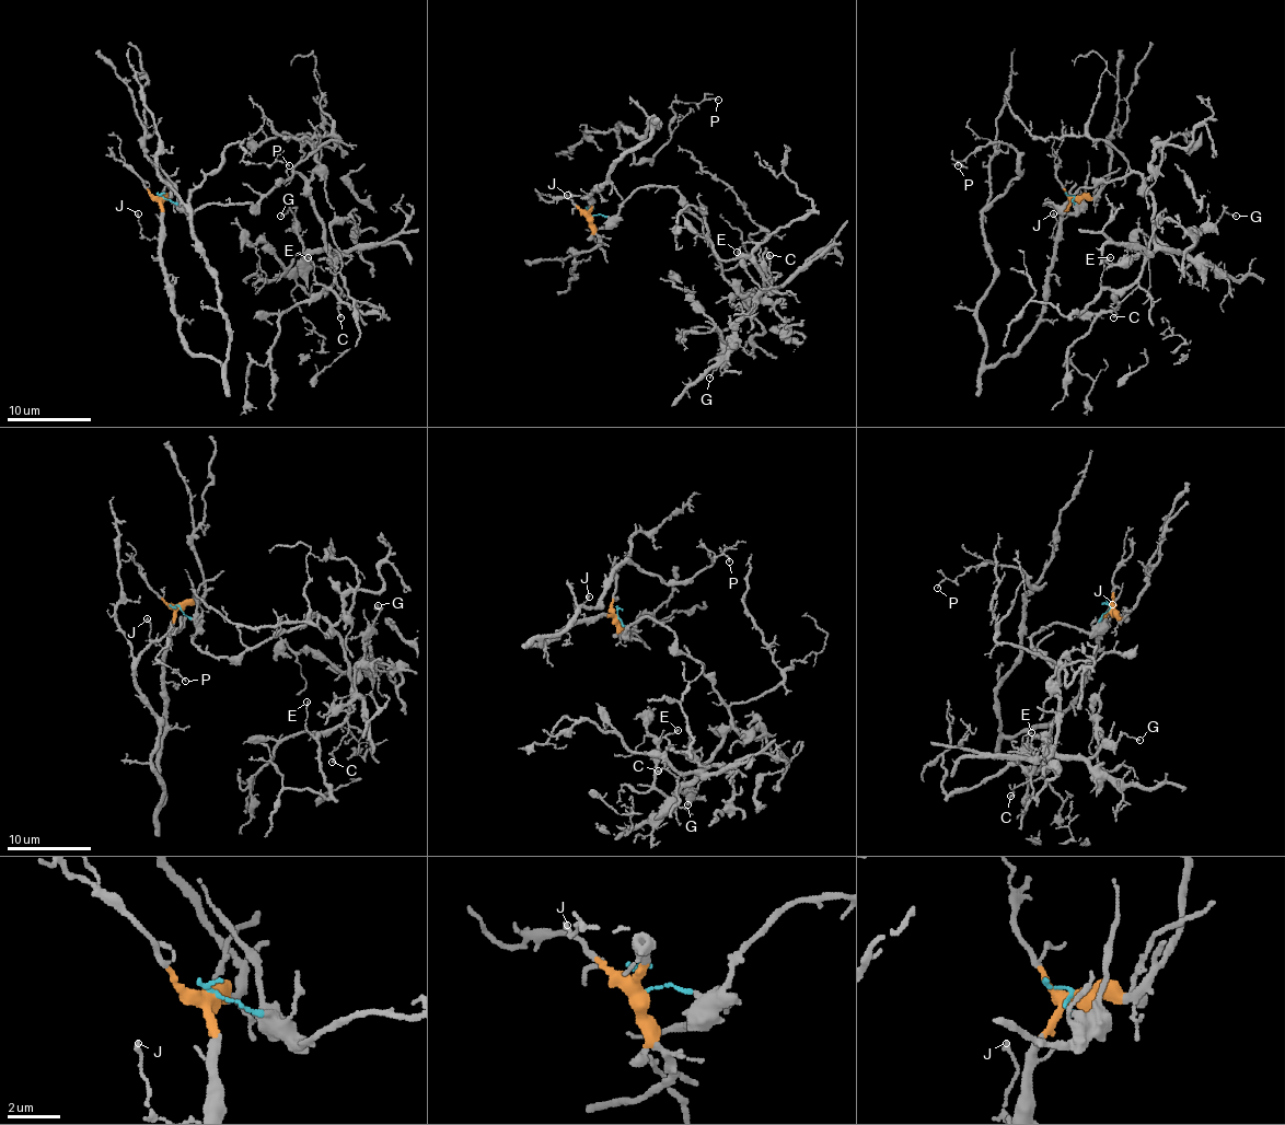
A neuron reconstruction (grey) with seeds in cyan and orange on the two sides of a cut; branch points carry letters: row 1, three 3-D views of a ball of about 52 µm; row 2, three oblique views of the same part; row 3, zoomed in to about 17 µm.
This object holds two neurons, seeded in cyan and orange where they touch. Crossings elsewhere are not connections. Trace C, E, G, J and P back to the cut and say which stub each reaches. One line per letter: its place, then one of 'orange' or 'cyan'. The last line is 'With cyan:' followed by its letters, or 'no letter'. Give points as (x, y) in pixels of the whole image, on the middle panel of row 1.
C: place (770, 255); cyan
E: place (737, 252); cyan
G: place (709, 378); cyan
J: place (567, 195); orange
P: place (718, 100); orange
With cyan: C, E, G

